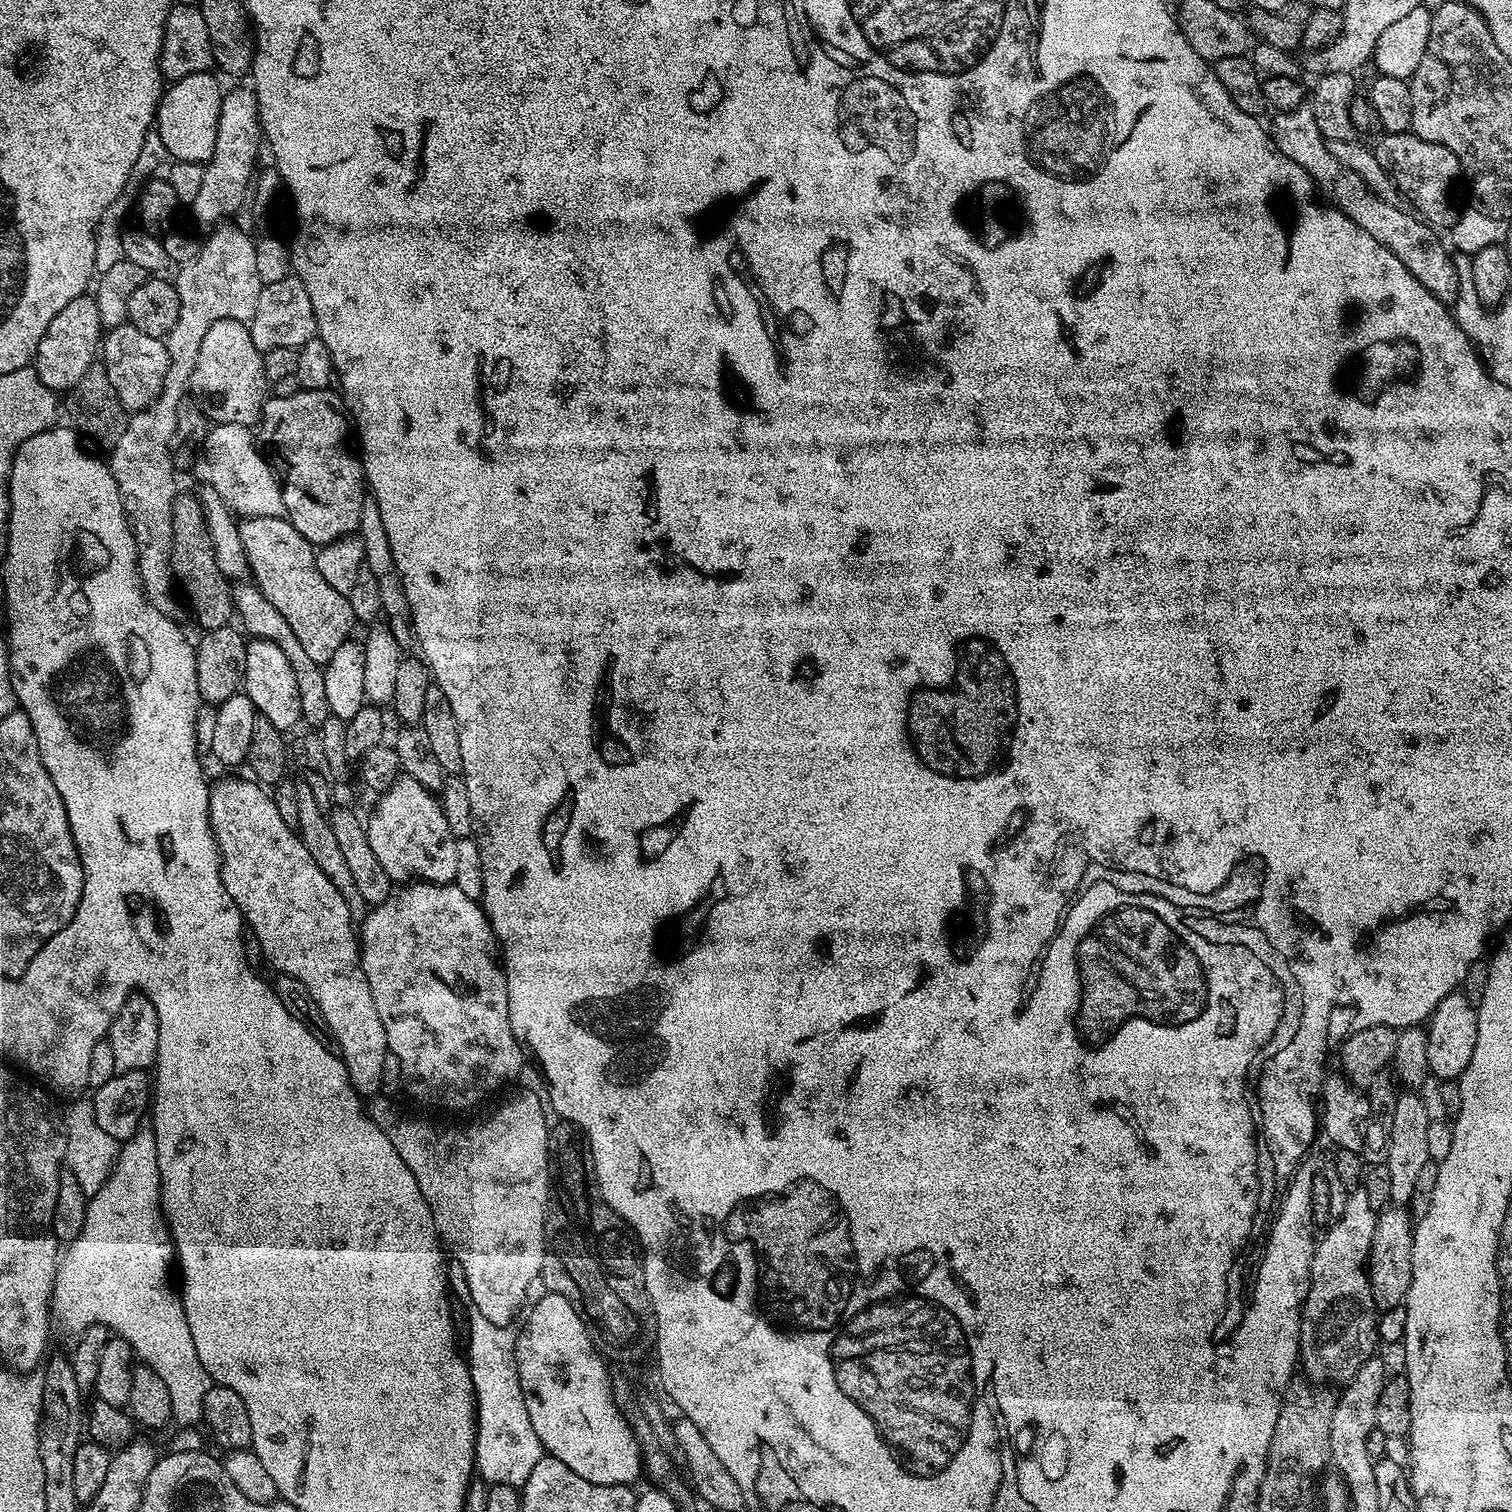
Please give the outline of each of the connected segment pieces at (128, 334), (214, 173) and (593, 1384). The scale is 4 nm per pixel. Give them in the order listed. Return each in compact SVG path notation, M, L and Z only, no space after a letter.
M129 322L105 333L100 347L100 358L119 400L130 412L148 408L164 389L166 374L169 373L167 343L161 338L140 332Z
M251 87L232 88L220 98L220 117L218 118L218 138L214 142L214 154L204 164L202 187L198 198L190 205L192 216L200 224L219 225L232 218L242 201L242 194L254 179L256 155L262 152L262 129L260 111L256 94Z
M548 1291L542 1302L531 1305L527 1310L524 1329L519 1329L516 1337L516 1366L530 1425L538 1434L543 1451L570 1466L570 1470L574 1470L578 1478L586 1478L586 1482L635 1485L635 1480L642 1476L640 1444L632 1433L628 1417L620 1413L614 1402L609 1365L592 1344L588 1327L574 1306L570 1306L570 1302L557 1292Z

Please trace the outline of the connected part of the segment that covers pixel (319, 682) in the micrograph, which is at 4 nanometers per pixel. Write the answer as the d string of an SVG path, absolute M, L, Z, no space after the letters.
M240 582L233 587L232 606L238 620L241 620L239 623L242 625L243 631L249 637L274 642L274 646L278 646L282 650L282 654L286 654L290 666L294 668L294 678L298 682L298 694L302 702L300 715L303 723L305 725L307 723L324 724L330 720L332 711L330 710L330 702L326 702L326 682L324 681L323 667L306 655L306 650L299 644L294 630L290 630L286 618L282 618L282 614L278 614L278 610L274 610L274 606L270 606L268 599L252 582Z

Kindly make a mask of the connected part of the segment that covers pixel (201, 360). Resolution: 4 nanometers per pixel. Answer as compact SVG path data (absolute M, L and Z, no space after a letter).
M243 320L214 322L214 326L206 330L206 338L202 338L202 350L198 350L198 362L196 369L192 371L190 385L191 395L199 402L204 415L217 424L255 425L263 413L269 388L269 380L264 376L264 357L258 346L254 346L254 338L250 334L248 324Z

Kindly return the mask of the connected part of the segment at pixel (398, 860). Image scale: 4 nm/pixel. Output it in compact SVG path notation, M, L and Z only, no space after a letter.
M399 775L379 797L376 804L376 813L367 817L366 827L370 838L370 850L378 862L382 862L382 870L386 870L388 877L394 882L420 881L429 884L451 884L455 881L454 870L458 863L457 838L450 832L446 818L443 816L441 801L431 792L427 792L420 782L414 778Z

